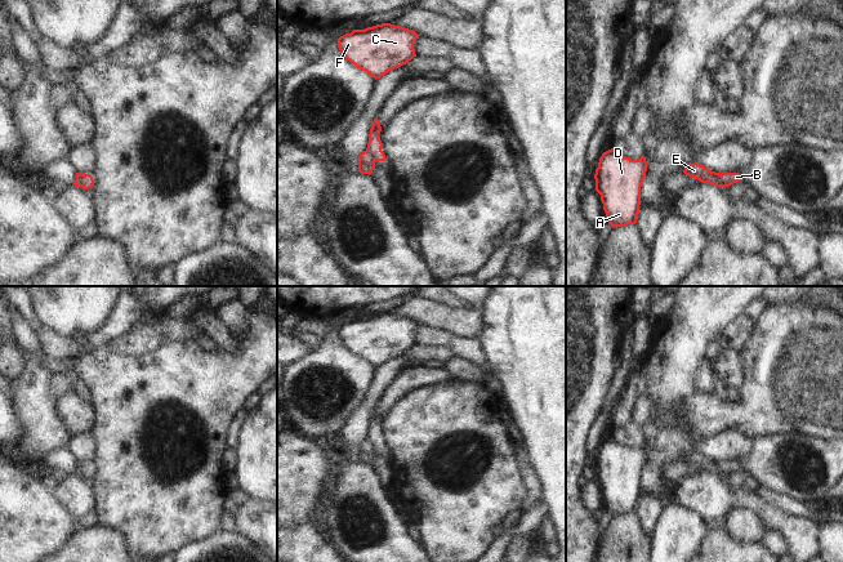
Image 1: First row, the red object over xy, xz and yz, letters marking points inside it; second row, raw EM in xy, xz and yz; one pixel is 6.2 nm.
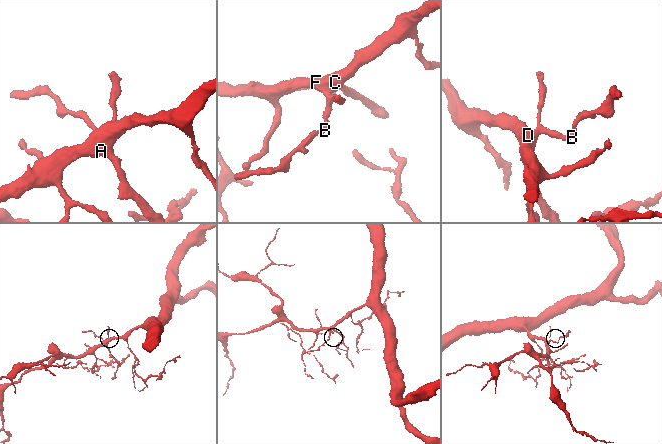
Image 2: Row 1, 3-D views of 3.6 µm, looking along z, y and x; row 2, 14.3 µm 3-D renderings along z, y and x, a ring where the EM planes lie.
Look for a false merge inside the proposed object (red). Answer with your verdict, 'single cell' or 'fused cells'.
fused cells

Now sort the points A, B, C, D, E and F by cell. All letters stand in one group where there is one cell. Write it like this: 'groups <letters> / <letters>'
groups A C D E F / B

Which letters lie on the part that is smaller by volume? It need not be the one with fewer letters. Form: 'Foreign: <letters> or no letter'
Foreign: B

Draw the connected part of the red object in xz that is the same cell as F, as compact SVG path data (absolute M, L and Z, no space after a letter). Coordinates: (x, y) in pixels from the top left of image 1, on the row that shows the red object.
M382 23L365 30L353 30L351 34L340 36L338 48L347 61L376 80L416 57L414 44L418 37L419 35L412 30Z

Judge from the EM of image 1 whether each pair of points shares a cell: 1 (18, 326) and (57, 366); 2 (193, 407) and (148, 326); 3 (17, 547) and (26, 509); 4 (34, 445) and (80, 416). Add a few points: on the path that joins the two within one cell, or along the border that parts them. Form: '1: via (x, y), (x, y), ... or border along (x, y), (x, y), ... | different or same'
1: via (26, 338), (45, 360) | same
2: border along (164, 340), (152, 351), (130, 356) | different
3: via (17, 538), (17, 518) | same
4: border along (57, 400), (57, 413), (72, 435) | different

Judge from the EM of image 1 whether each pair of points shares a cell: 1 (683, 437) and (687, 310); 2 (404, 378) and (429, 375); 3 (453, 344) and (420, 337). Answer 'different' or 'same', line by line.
1: same
2: same
3: same

